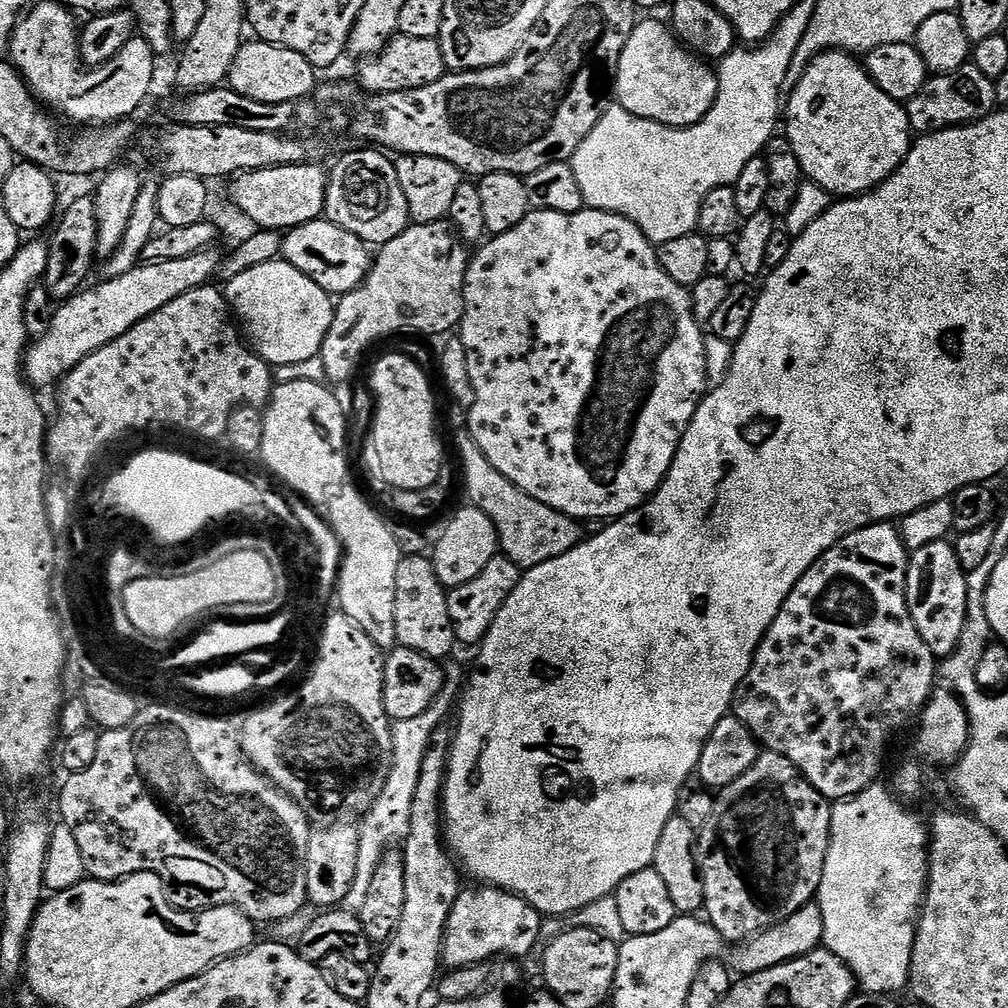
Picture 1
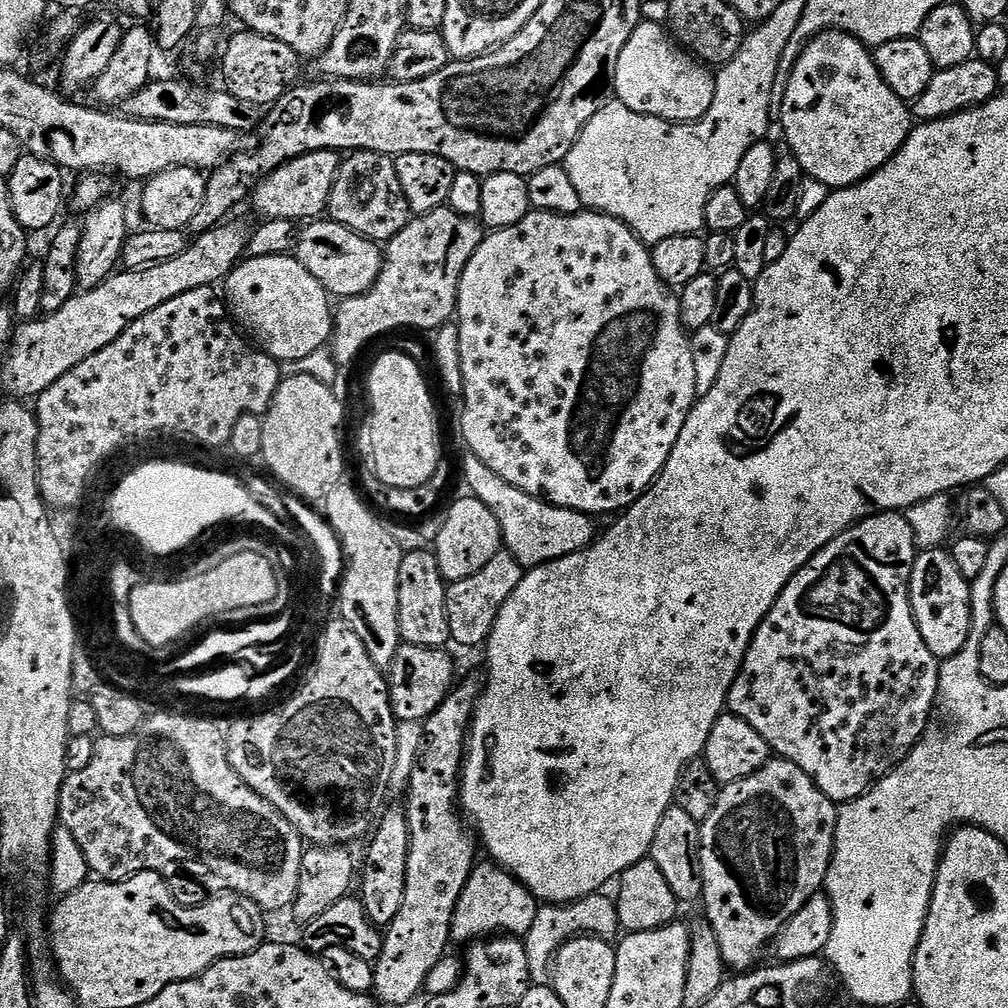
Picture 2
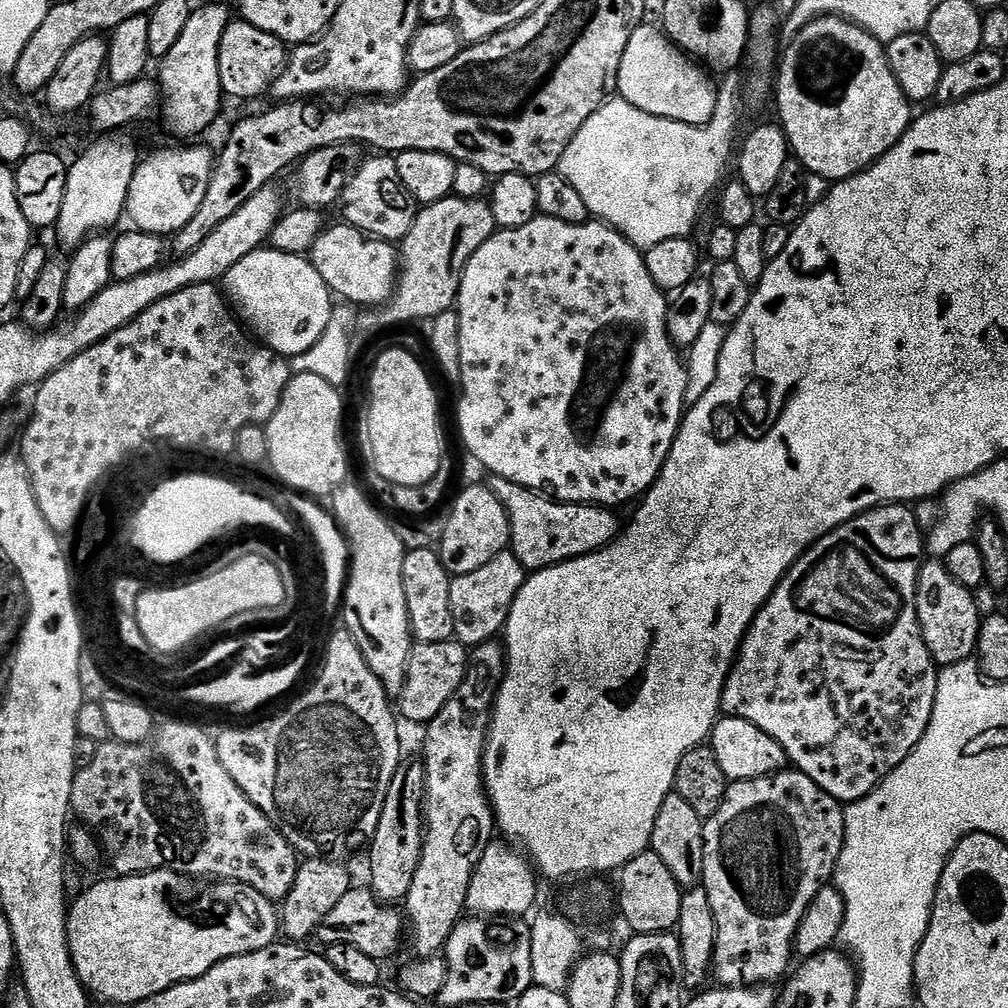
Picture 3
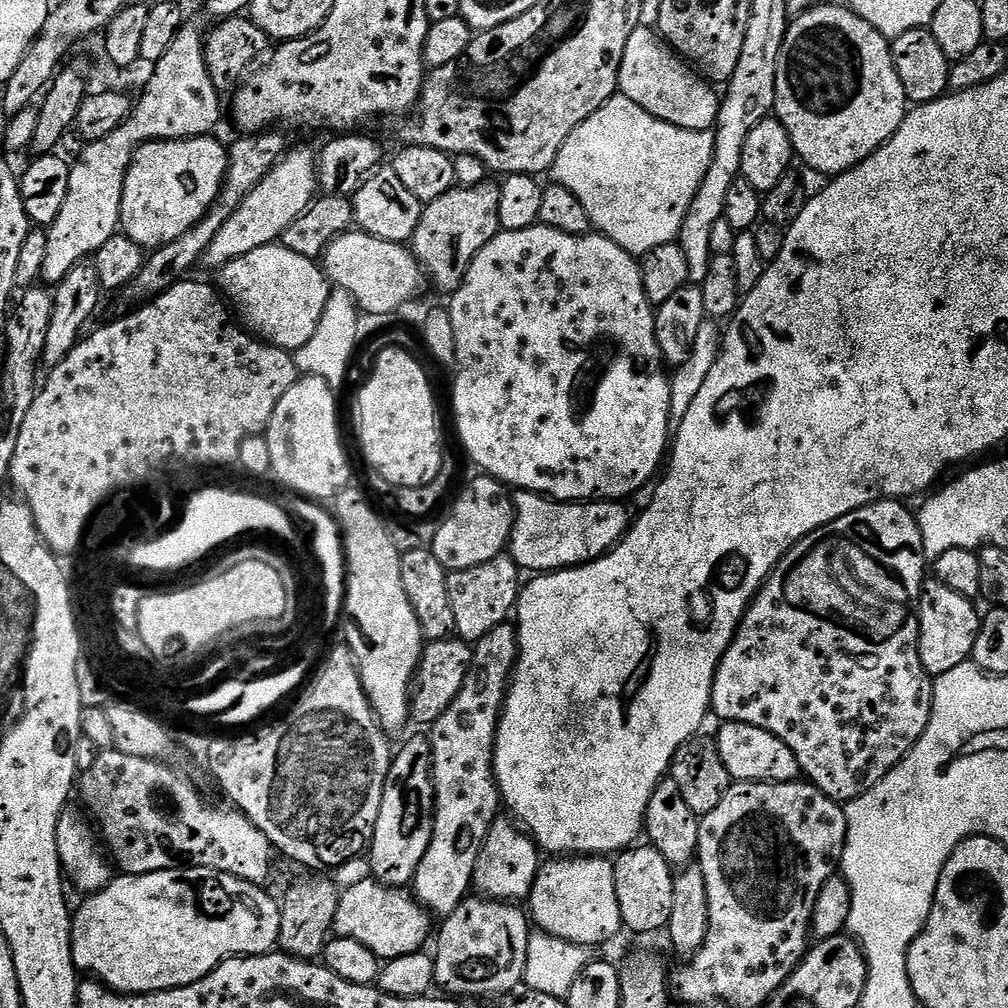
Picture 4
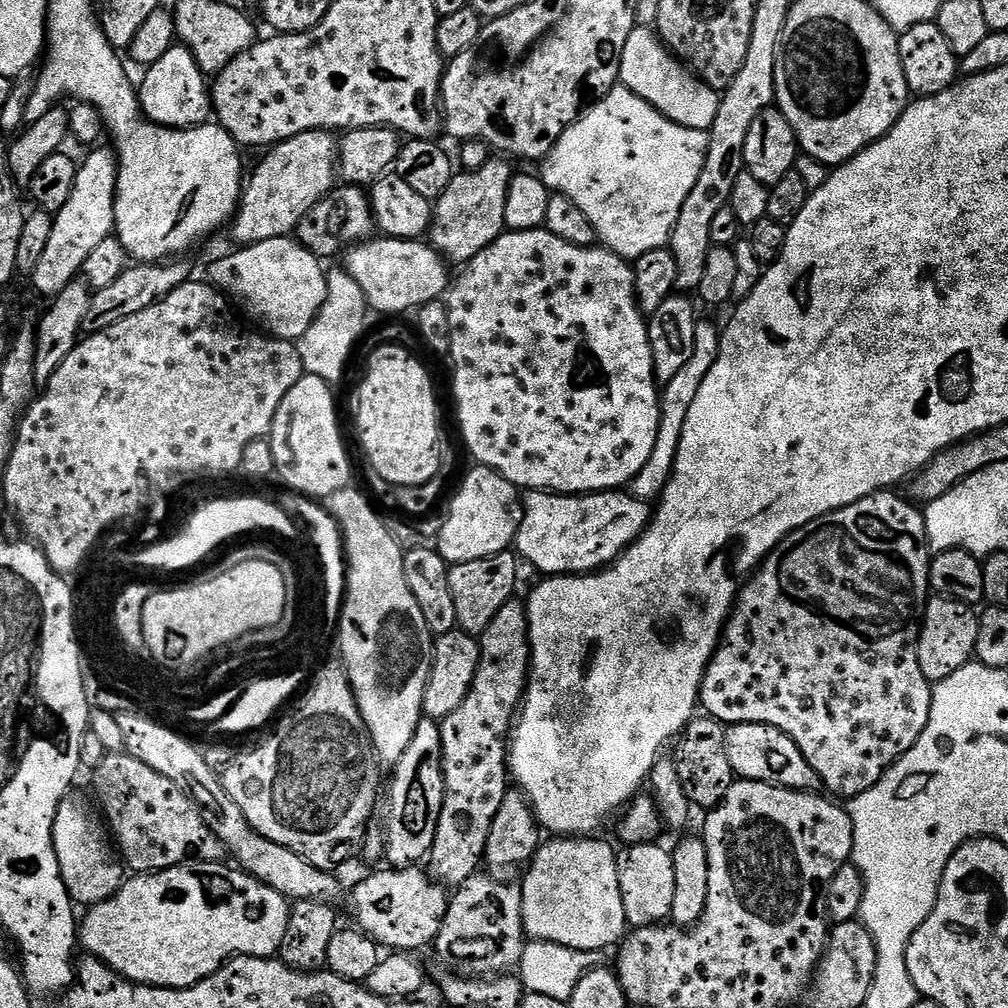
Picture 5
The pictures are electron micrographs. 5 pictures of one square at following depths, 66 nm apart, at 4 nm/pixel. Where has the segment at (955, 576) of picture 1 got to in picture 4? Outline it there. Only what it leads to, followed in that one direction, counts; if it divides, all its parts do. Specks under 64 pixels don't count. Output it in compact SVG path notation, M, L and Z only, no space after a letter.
M935 578L925 579L924 588L920 591L918 654L929 676L941 676L946 674L946 670L954 670L954 666L962 666L971 661L974 638L978 638L982 619L981 613L976 613L972 604L975 603L969 597L958 594L958 590L950 590L946 582Z

